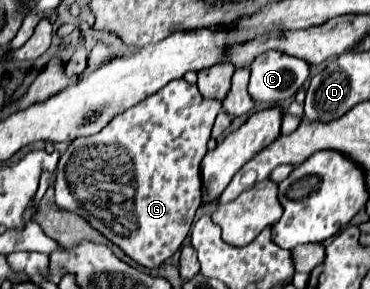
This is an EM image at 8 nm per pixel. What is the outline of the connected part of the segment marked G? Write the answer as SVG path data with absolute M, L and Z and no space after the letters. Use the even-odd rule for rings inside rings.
M174 79L98 135L72 141L58 161L58 207L84 217L138 265L162 265L180 249L202 203L200 163L220 109L220 101L204 99L196 85Z

